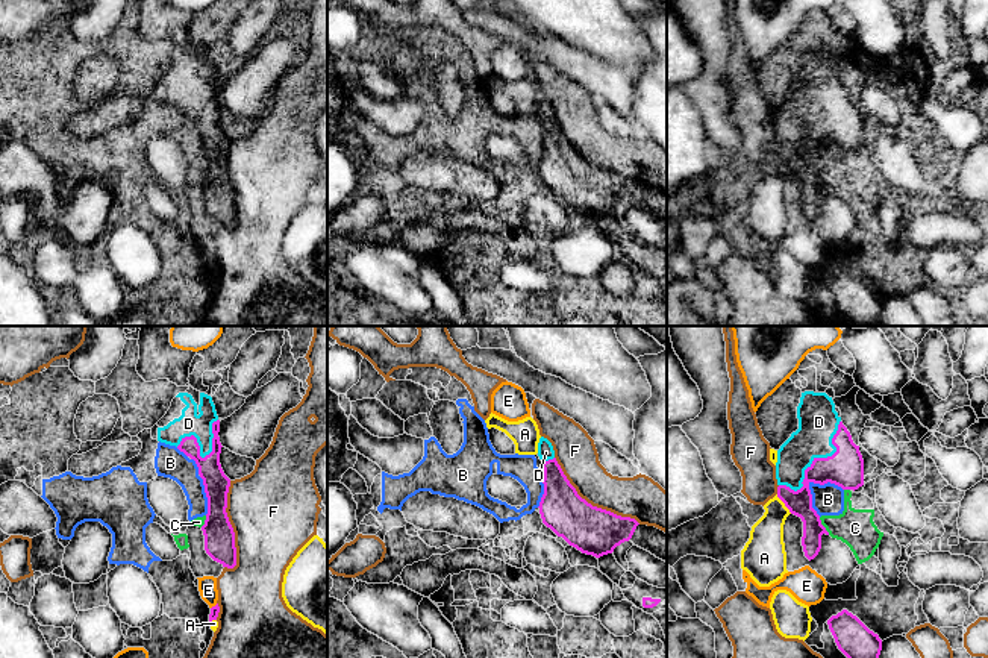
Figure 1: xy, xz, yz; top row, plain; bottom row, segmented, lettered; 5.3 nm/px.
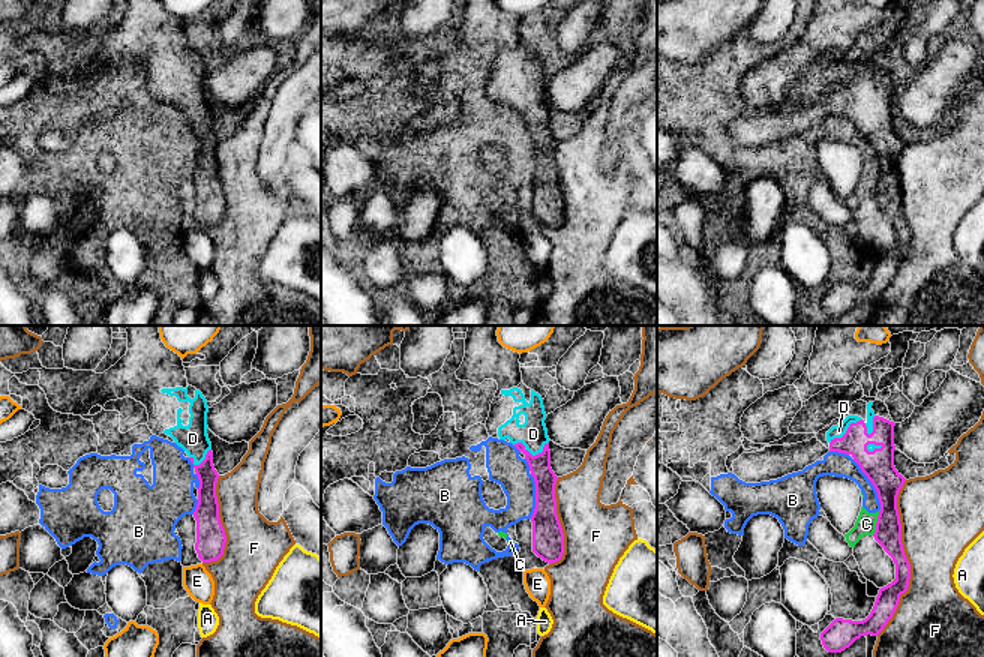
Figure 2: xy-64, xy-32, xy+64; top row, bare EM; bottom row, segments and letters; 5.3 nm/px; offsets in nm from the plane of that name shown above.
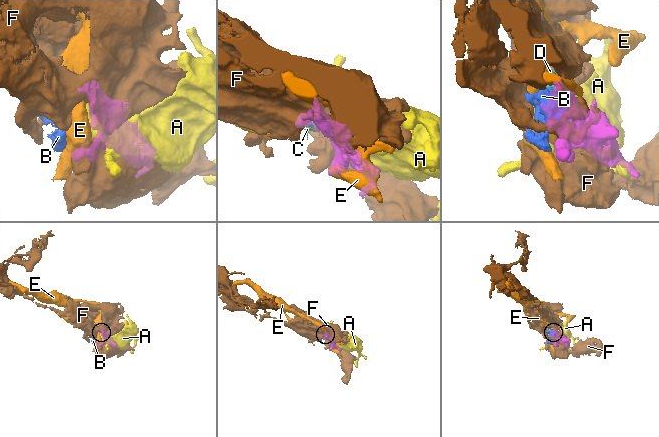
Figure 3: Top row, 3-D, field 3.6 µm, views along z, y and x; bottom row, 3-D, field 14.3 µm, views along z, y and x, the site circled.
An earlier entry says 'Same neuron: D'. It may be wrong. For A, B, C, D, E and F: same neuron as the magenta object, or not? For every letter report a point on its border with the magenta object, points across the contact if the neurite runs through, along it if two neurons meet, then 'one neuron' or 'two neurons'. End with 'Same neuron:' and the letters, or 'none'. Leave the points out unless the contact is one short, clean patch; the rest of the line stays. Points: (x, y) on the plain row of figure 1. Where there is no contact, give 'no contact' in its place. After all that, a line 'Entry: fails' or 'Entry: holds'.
A: yz (784, 162) | two neurons
B: yz (811, 159) | two neurons
C: yz (823, 187) | along yz (819, 178), (829, 194) | two neurons
D: yz (816, 119) | one neuron
E: xy (215, 266) | along xy (217, 264), (211, 269) | two neurons
F: xz (590, 164) | two neurons
Same neuron: D
Entry: holds

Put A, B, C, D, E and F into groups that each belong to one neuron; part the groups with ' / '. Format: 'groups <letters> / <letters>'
groups A / B C / D / E / F

